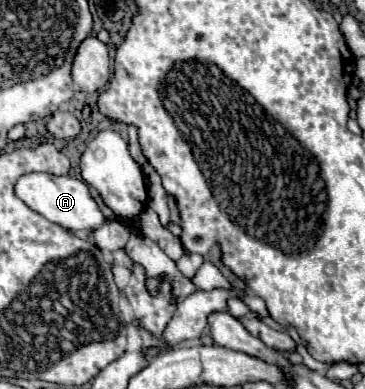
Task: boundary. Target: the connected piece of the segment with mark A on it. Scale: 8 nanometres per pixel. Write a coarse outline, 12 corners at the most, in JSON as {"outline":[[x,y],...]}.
{"outline":[[24,175],[16,195],[72,231],[104,225],[84,181]]}

